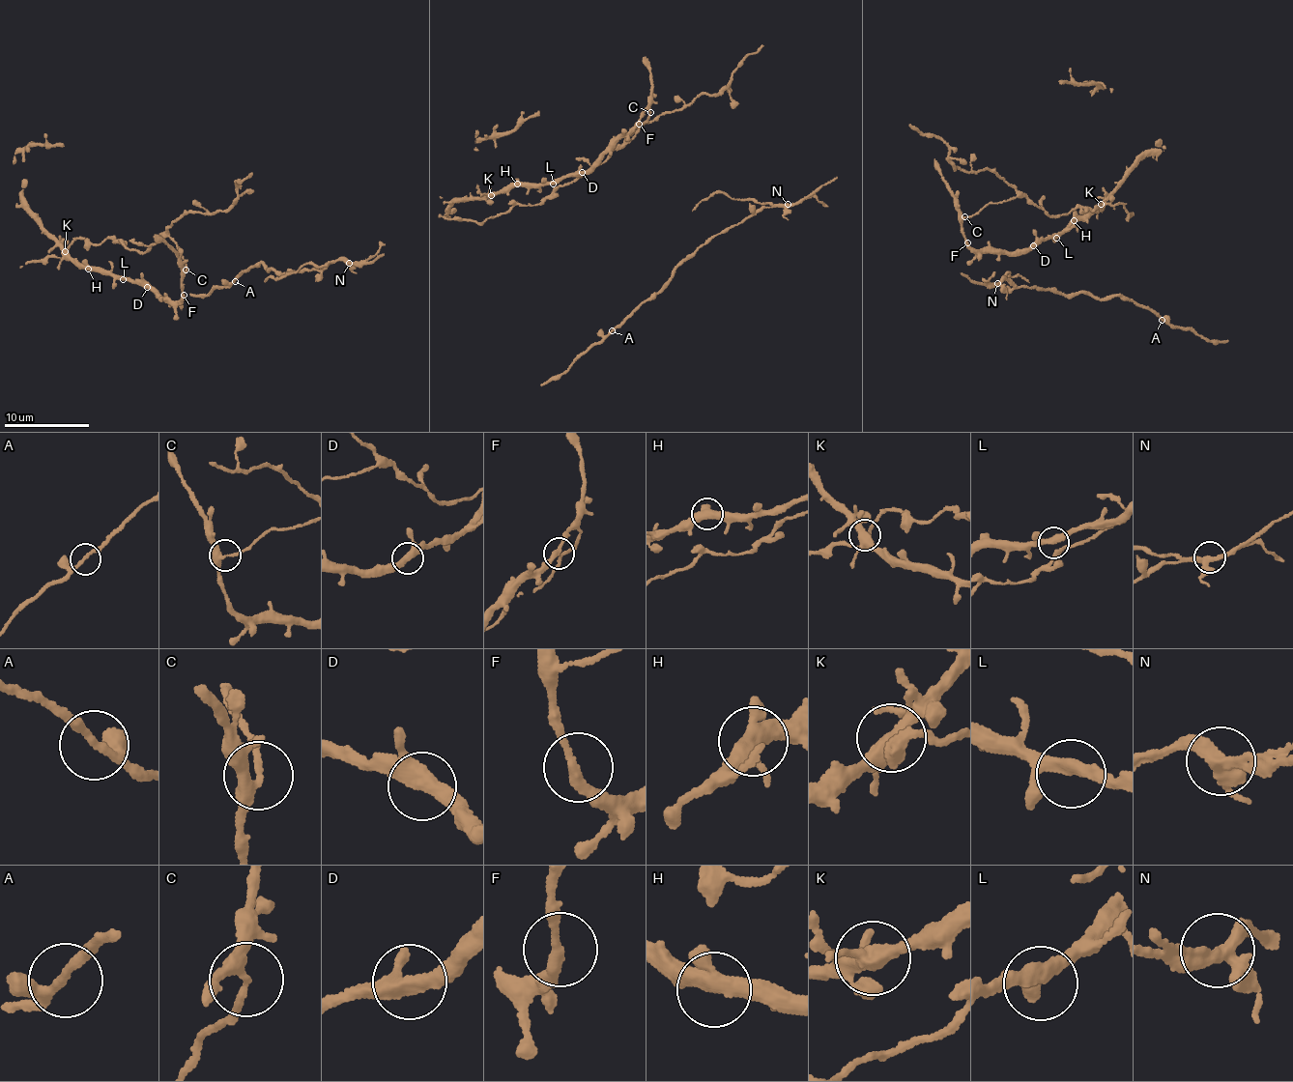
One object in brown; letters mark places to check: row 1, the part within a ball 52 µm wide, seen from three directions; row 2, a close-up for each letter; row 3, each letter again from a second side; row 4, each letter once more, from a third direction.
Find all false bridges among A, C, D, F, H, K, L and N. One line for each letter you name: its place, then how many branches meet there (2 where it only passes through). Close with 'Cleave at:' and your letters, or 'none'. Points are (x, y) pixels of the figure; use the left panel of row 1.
C: (186, 270) | 3
N: (349, 263) | 3
Cleave at: C, N

